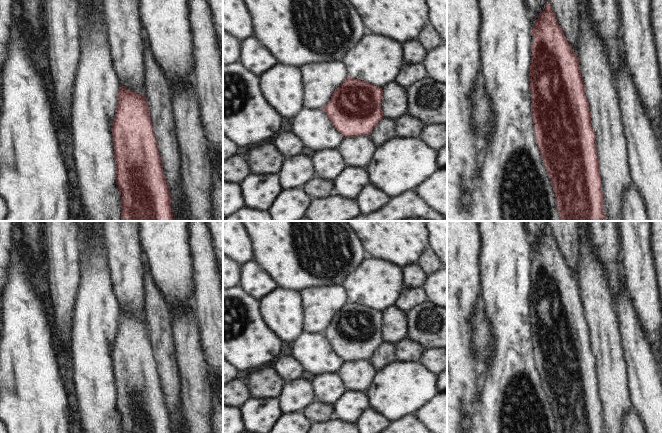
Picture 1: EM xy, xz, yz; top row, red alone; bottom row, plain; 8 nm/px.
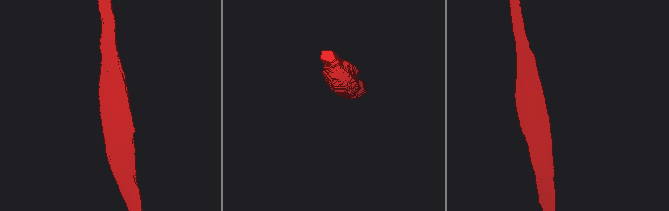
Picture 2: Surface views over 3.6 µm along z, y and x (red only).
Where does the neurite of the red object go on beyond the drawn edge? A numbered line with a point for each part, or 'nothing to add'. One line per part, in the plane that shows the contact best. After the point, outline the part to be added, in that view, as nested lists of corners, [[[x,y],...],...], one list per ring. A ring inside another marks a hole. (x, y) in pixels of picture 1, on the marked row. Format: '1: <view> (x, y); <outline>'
nothing to add

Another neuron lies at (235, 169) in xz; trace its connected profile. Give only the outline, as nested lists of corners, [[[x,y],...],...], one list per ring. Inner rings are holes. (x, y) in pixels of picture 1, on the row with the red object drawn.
[[[235,154],[223,161],[223,181],[240,183],[250,171],[246,160]]]

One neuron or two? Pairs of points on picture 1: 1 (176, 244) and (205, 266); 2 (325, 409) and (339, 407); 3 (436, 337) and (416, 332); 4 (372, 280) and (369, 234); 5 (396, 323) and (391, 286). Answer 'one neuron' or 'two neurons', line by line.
1: two neurons
2: two neurons
3: one neuron
4: two neurons
5: two neurons

